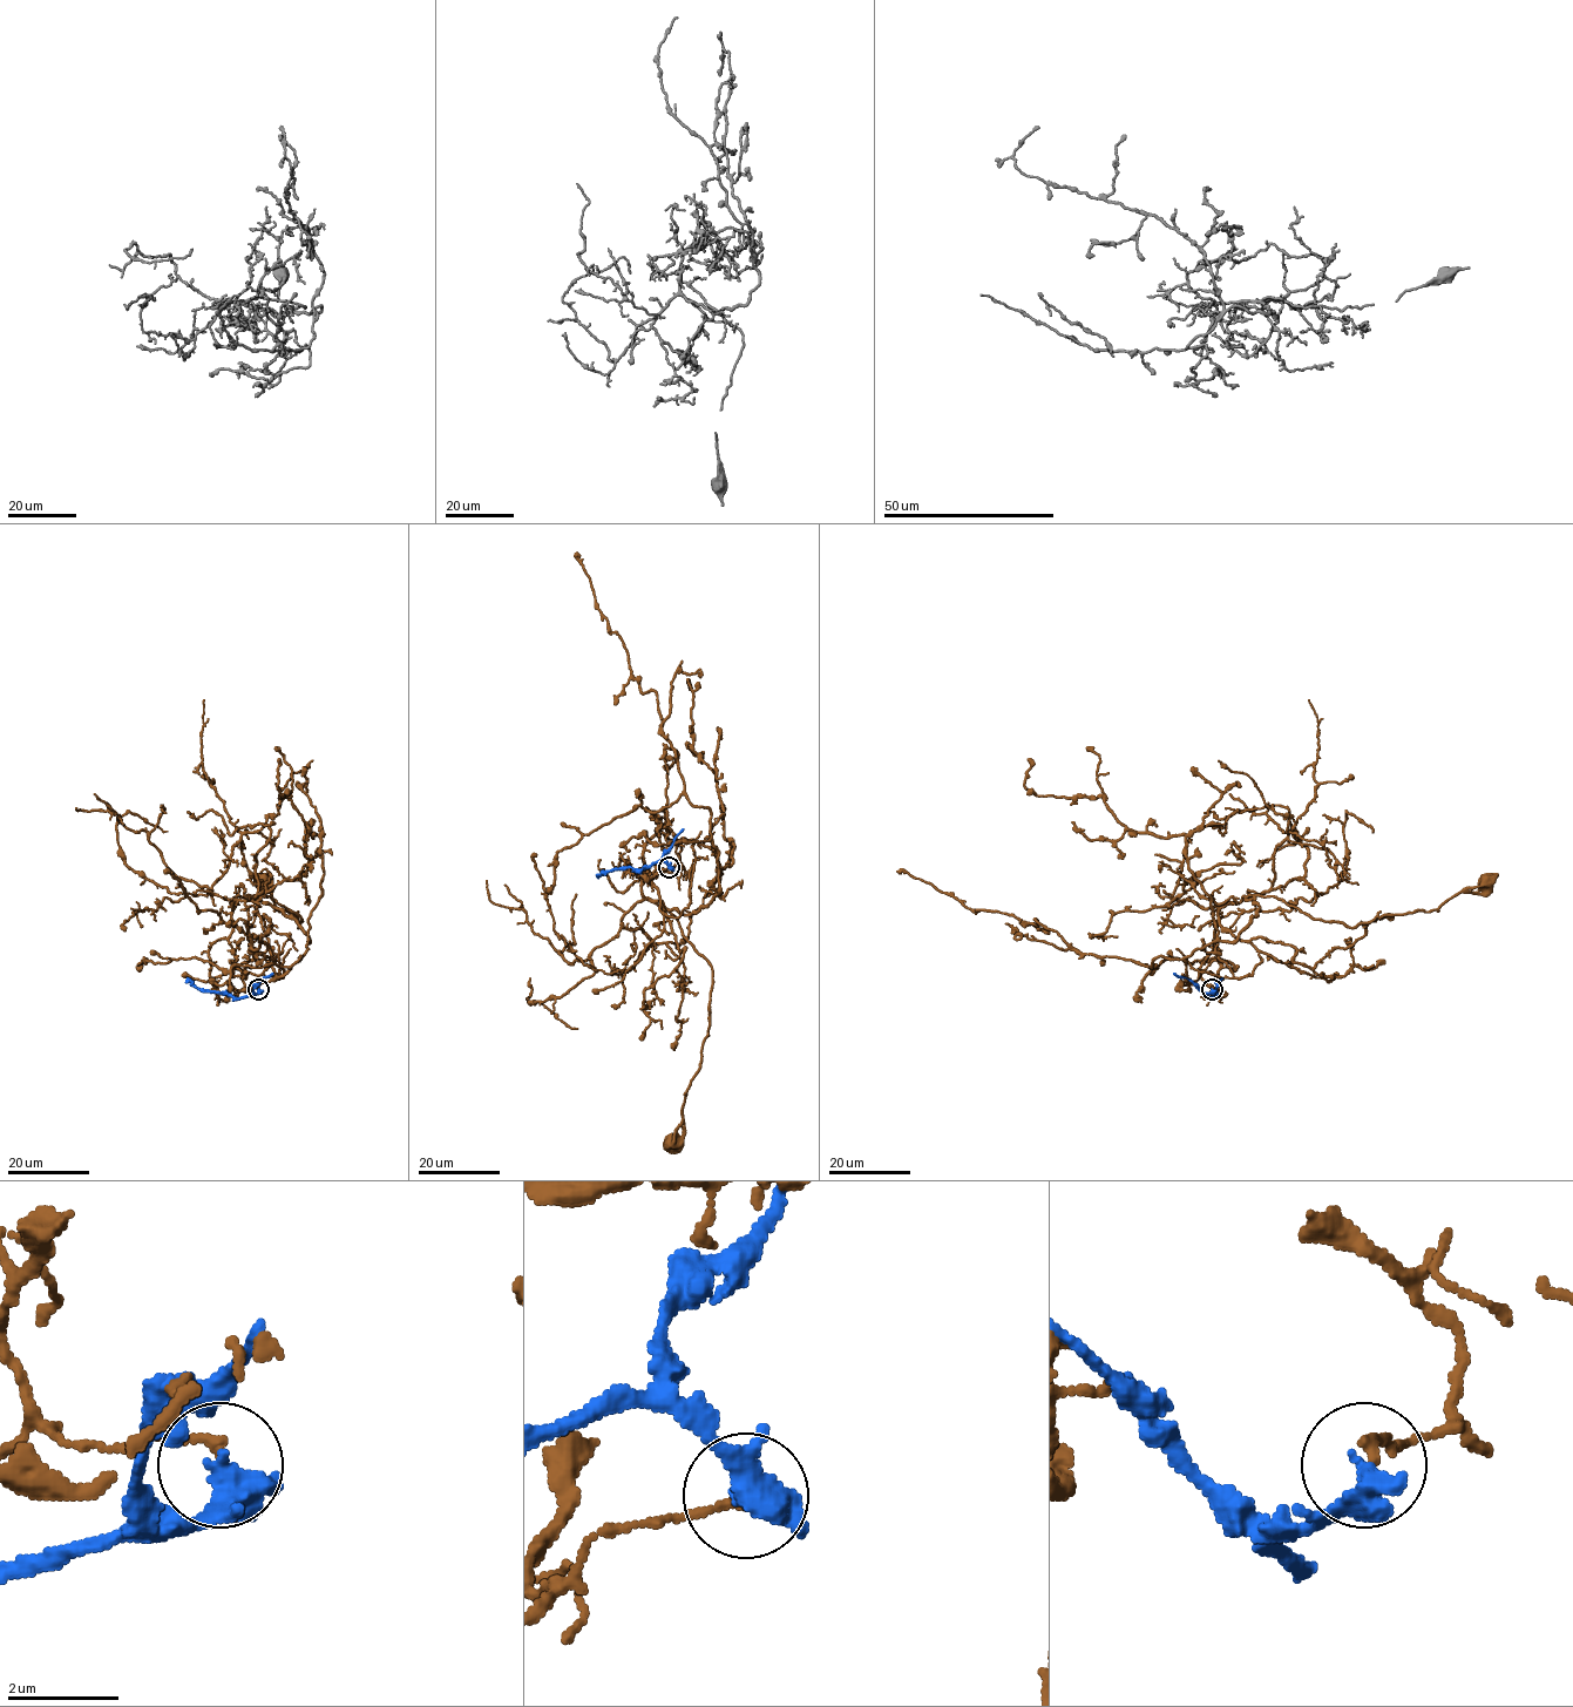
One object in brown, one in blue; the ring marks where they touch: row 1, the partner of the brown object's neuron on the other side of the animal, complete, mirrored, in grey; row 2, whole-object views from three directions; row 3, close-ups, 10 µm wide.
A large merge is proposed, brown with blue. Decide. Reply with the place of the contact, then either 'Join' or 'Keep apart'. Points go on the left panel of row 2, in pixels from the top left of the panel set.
Place: (258, 989). Keep apart

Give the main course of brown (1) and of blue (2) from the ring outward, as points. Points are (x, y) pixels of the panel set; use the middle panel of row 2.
1: (669, 868), (638, 869), (642, 893), (675, 916), (712, 969), (700, 1068), (671, 1143)
2: (669, 868), (662, 860), (638, 868), (612, 868), (597, 878)

